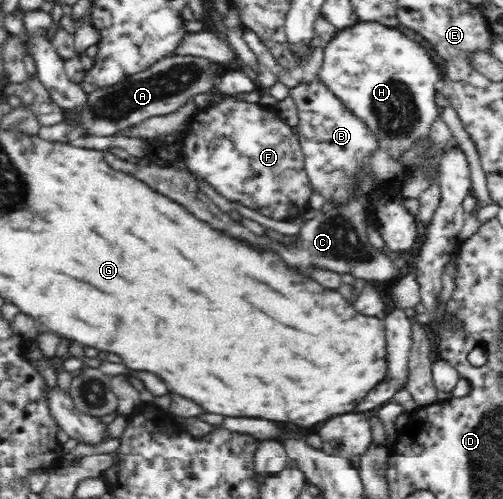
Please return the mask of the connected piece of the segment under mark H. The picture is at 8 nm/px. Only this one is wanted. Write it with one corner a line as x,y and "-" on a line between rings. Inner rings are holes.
358,21
358,23
352,23
352,25
344,27
344,29
338,29
334,33
334,37
323,48
323,56
323,63
317,73
318,80
325,83
332,90
332,93
335,93
336,97
339,97
356,117
359,117
370,130
377,134
382,149
394,156
398,151
408,149
416,139
428,136
430,127
439,114
438,106
435,102
435,92
438,91
435,82
439,80
440,72
438,72
438,68
434,64
434,61
432,61
432,57
428,54
428,51
420,43
412,40
412,38
408,38
397,26
388,26
377,21

